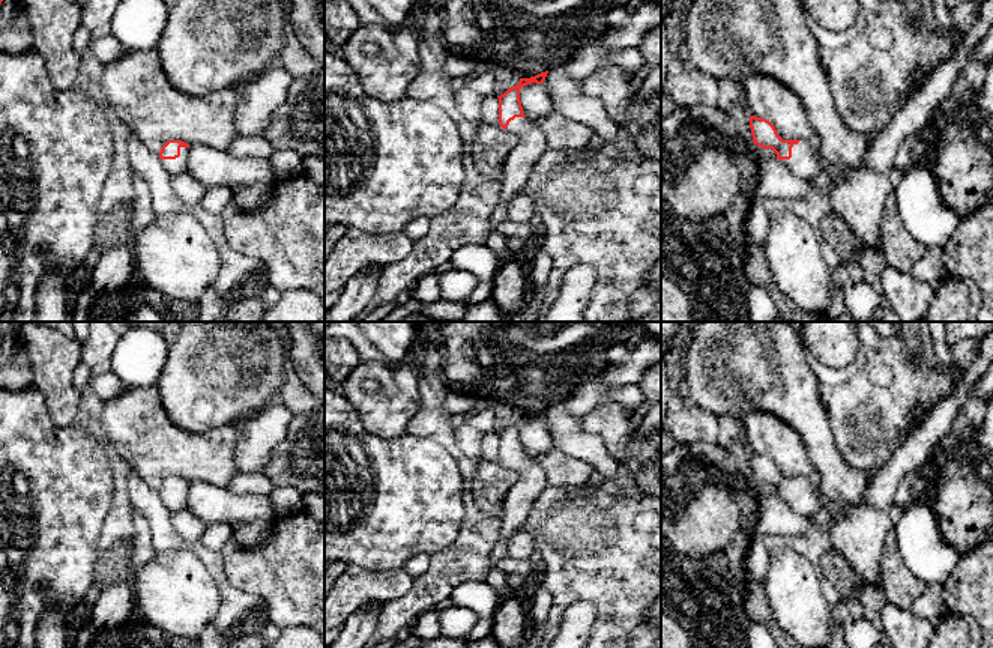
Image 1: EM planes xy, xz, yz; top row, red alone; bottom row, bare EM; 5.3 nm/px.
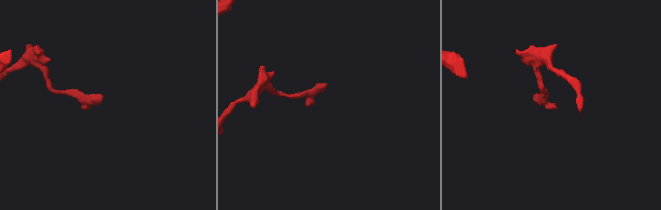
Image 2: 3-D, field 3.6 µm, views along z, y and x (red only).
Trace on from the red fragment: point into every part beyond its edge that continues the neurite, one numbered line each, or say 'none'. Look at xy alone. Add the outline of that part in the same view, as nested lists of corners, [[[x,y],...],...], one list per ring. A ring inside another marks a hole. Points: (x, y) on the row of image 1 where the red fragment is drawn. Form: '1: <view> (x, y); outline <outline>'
1: xy (176, 166); outline [[[180,147],[180,156],[176,159],[161,159],[170,174],[186,171],[189,147]]]

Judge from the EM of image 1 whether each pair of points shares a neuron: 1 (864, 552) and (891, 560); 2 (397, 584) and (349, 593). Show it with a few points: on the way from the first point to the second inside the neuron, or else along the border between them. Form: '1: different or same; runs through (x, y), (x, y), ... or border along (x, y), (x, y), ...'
1: different; border along (891, 535), (882, 554), (879, 578)
2: same; runs through (385, 585), (361, 585)

